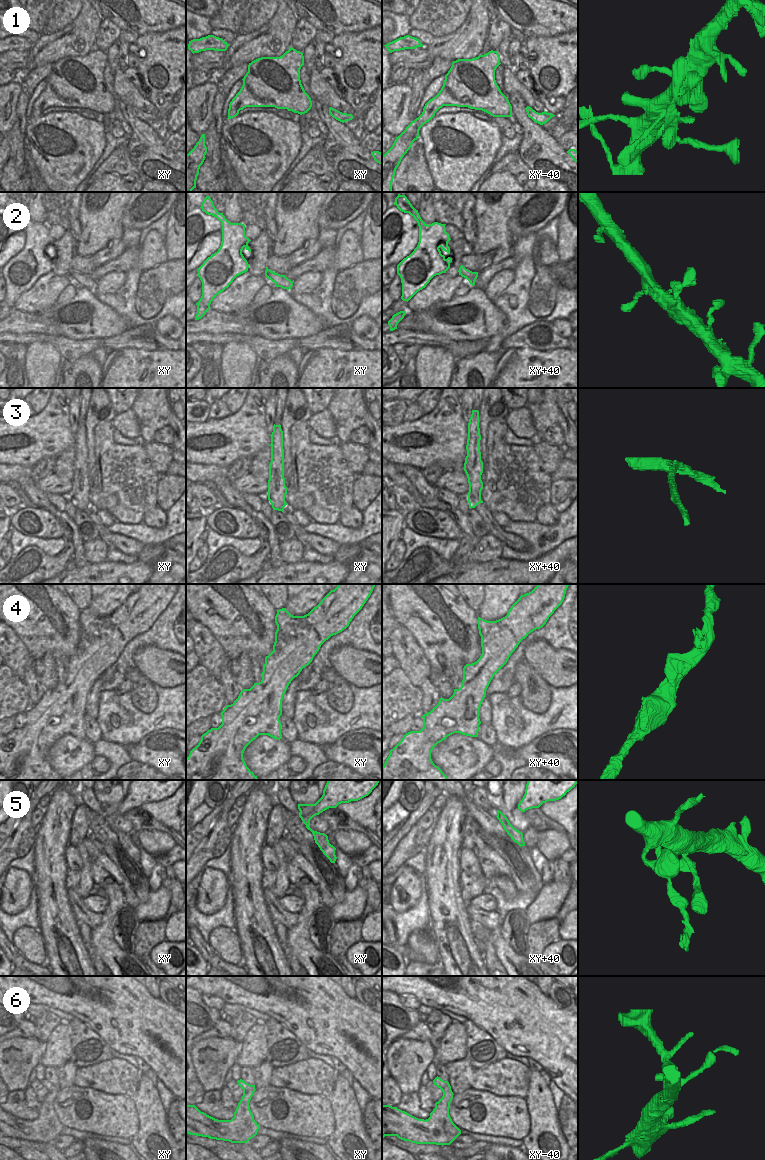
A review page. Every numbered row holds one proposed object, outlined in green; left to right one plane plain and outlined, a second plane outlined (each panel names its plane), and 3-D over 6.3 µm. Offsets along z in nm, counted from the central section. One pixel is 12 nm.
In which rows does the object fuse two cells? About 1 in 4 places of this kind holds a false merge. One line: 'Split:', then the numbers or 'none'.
Split: 5

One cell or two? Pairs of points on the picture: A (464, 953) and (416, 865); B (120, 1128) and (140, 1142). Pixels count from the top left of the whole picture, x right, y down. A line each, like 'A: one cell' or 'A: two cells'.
A: two cells
B: two cells

